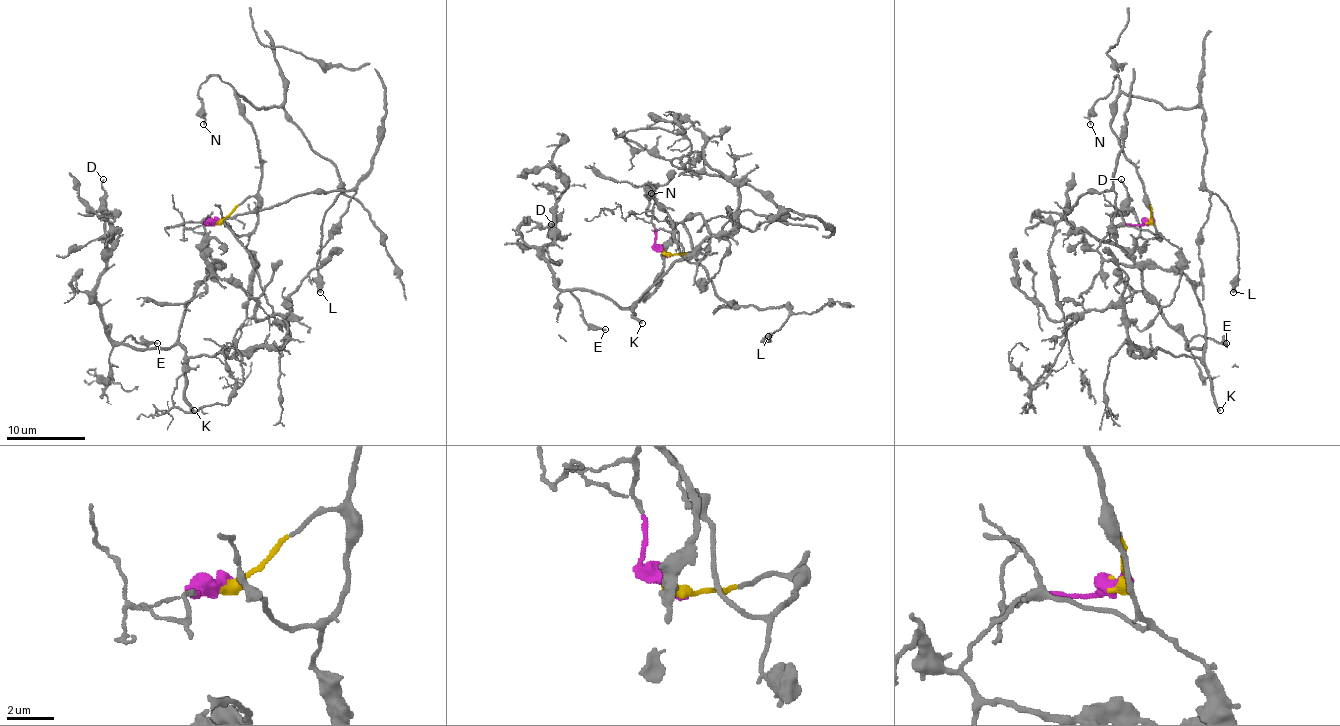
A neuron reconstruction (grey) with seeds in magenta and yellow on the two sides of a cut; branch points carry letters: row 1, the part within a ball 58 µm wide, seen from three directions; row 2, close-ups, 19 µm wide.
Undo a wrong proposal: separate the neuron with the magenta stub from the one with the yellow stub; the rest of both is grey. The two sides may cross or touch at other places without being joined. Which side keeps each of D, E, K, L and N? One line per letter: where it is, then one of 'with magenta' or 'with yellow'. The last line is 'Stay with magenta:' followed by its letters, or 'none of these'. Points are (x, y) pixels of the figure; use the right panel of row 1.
D: place (1121, 179); with magenta
E: place (1226, 343); with magenta
K: place (1220, 410); with magenta
L: place (1233, 292); with yellow
N: place (1090, 124); with yellow
Stay with magenta: D, E, K

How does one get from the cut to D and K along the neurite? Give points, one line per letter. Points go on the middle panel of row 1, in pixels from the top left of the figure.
D: (664, 253), (656, 200), (671, 241), (662, 280), (620, 308), (558, 286), (544, 259), (560, 237), (552, 223)
K: (664, 253), (652, 219), (656, 200), (670, 219), (671, 241), (662, 280), (626, 308), (642, 323)

